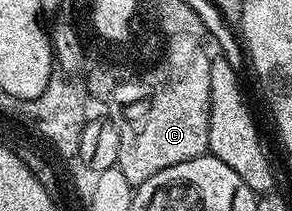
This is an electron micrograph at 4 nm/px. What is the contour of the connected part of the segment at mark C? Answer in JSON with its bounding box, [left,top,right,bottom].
[116,37,211,186]

